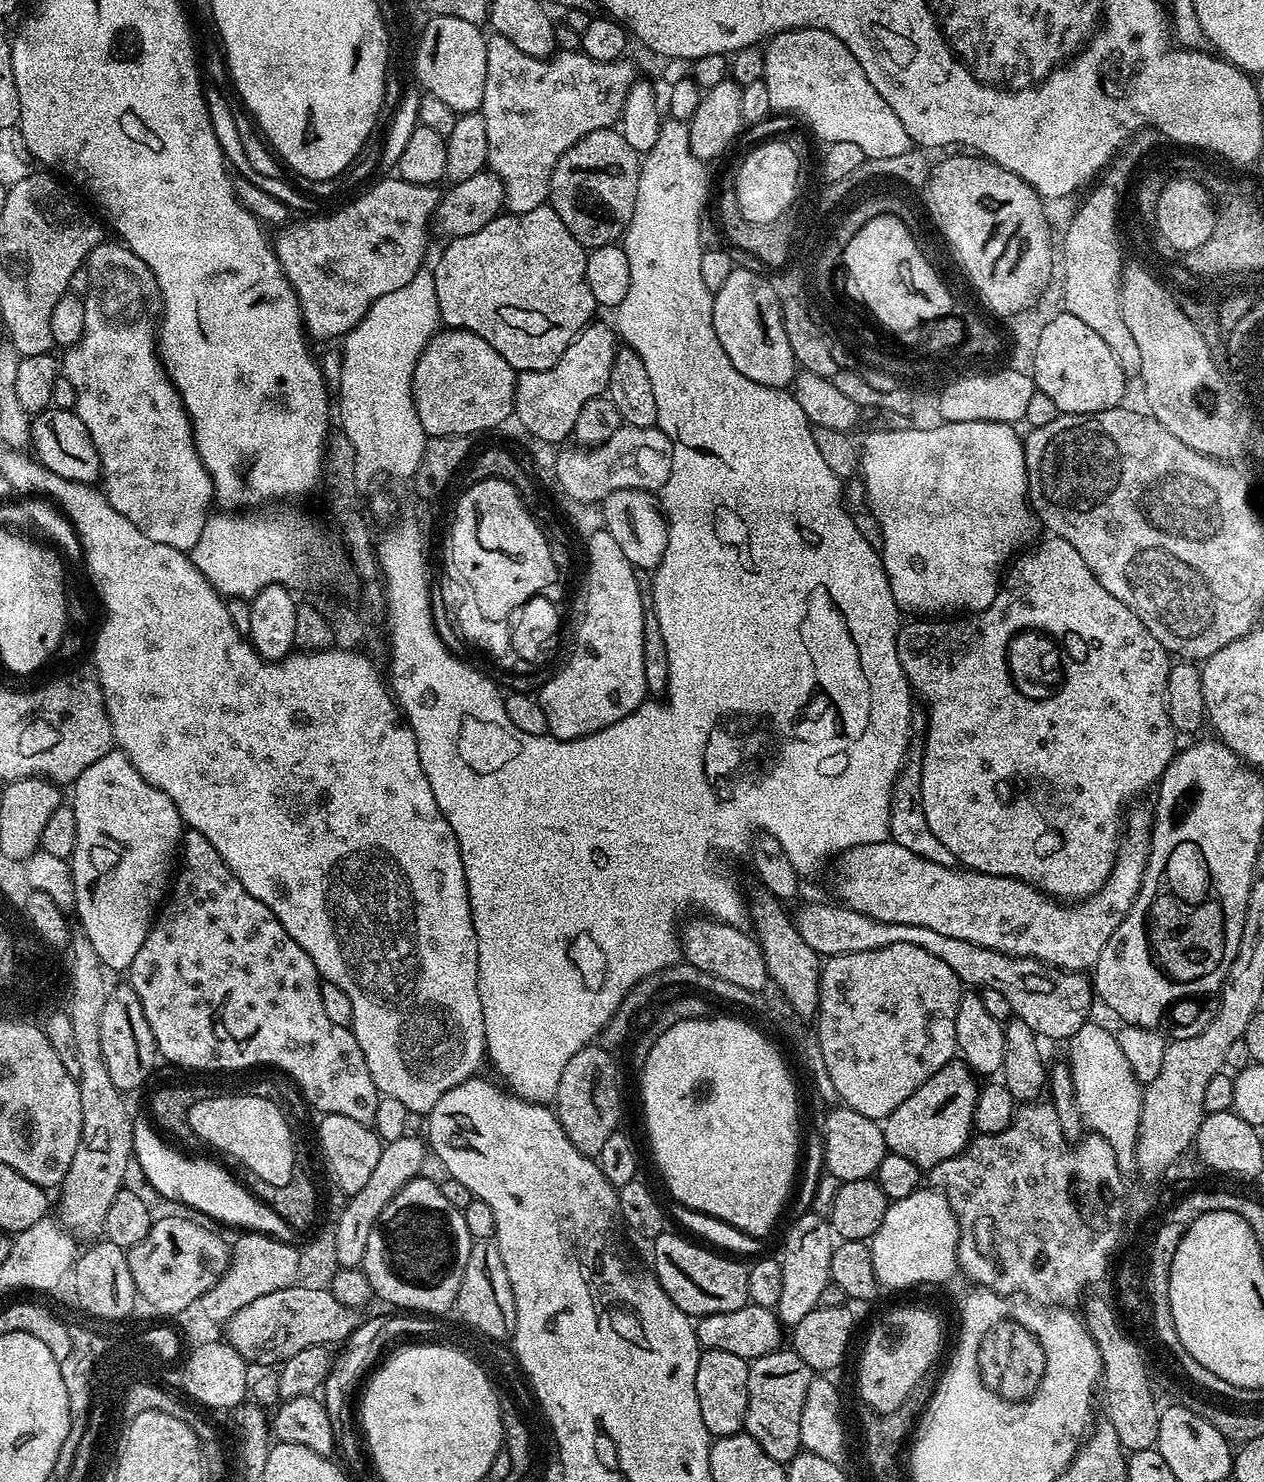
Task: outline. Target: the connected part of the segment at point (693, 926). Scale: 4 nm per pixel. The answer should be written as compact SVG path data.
M709 916L697 917L688 922L686 920L679 931L683 959L700 970L733 982L734 986L751 992L765 991L764 988L769 987L770 979L759 941L750 934L748 936L745 929L737 925L722 923Z

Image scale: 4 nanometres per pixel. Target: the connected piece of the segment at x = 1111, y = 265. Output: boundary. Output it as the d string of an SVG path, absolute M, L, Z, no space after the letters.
M1108 187L1100 188L1091 200L1079 201L1080 213L1063 229L1066 234L1066 253L1068 254L1068 278L1066 287L1067 312L1074 318L1082 318L1106 346L1118 358L1125 377L1137 373L1139 358L1136 345L1124 323L1120 321L1120 313L1116 309L1116 296L1113 281L1116 280L1117 253L1113 231L1113 191Z

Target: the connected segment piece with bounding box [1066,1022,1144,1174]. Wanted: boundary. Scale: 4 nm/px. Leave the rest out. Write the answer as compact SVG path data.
M1089 1022L1073 1034L1066 1046L1066 1063L1072 1068L1074 1094L1085 1129L1106 1138L1121 1173L1131 1173L1136 1166L1136 1135L1140 1125L1140 1104L1144 1101L1140 1080L1134 1078L1134 1070L1130 1070L1130 1062L1126 1062L1126 1054L1122 1054L1115 1032Z

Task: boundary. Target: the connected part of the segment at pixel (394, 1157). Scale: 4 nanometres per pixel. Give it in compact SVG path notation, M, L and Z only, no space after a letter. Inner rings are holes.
M406 1134L394 1142L384 1144L380 1150L378 1166L370 1173L370 1178L362 1190L347 1197L344 1209L336 1220L336 1229L332 1232L330 1247L336 1255L336 1263L341 1268L359 1268L363 1265L366 1254L366 1242L370 1242L370 1230L374 1230L376 1220L382 1214L382 1210L406 1186L406 1182L417 1179L422 1170L422 1162L426 1155L426 1144L413 1134Z

